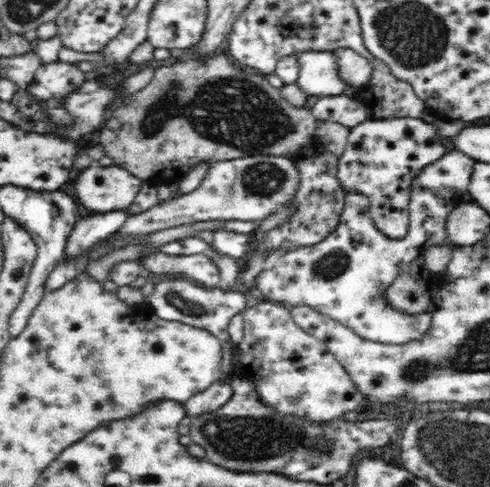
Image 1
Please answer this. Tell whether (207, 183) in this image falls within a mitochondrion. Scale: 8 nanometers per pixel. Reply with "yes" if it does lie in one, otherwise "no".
no

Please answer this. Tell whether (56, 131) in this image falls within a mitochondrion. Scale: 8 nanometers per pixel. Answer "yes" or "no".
no

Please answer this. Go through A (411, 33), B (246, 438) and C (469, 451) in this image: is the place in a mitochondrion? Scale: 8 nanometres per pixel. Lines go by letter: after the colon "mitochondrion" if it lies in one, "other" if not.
A: mitochondrion
B: mitochondrion
C: mitochondrion

